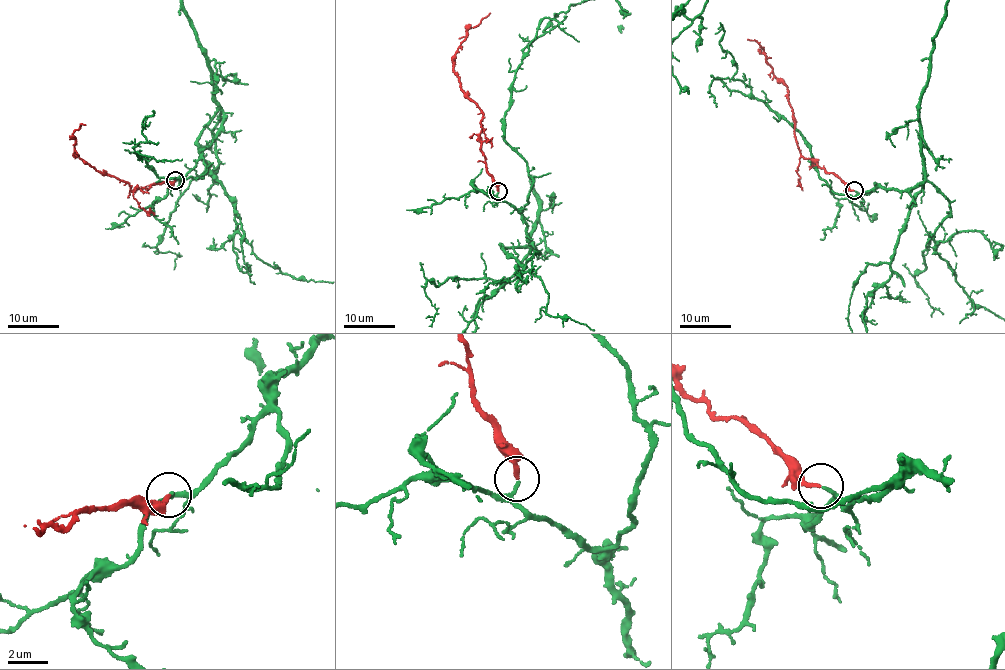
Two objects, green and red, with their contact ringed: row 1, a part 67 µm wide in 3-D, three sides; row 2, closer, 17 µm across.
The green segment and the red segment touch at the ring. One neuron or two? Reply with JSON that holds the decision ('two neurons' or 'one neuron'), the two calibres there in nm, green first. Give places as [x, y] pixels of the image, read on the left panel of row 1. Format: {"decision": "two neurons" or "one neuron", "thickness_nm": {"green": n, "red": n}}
{"decision": "one neuron", "thickness_nm": {"green": 130, "red": 200}}

